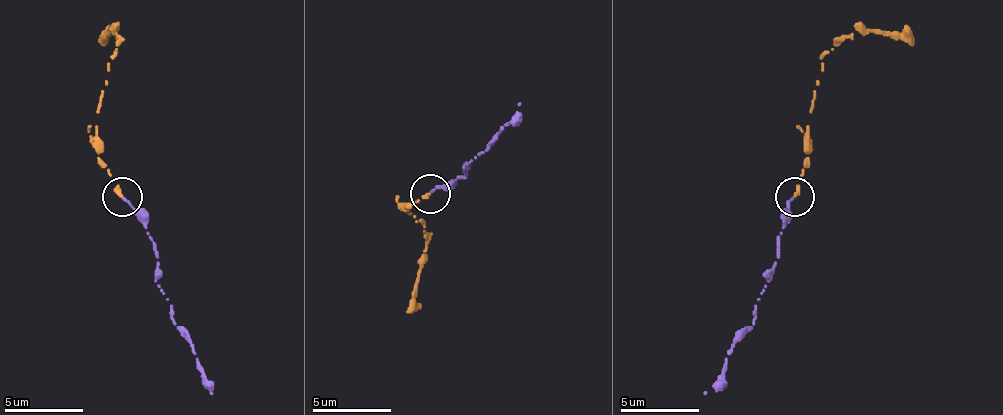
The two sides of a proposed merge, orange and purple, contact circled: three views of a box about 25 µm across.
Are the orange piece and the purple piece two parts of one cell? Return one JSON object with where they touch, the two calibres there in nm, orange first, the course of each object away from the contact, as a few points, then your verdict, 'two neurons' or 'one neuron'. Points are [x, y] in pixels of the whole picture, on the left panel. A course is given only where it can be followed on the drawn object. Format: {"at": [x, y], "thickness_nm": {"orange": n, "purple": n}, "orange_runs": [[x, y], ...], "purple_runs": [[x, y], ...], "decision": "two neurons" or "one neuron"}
{"at": [122, 197], "thickness_nm": {"orange": 320, "purple": 200}, "orange_runs": [[123, 196], [95, 148], [95, 113], [111, 58], [115, 30], [107, 34], [103, 46]], "purple_runs": [[123, 196], [154, 243], [154, 282], [166, 298], [170, 318], [194, 345], [202, 381], [213, 393]], "decision": "one neuron"}

